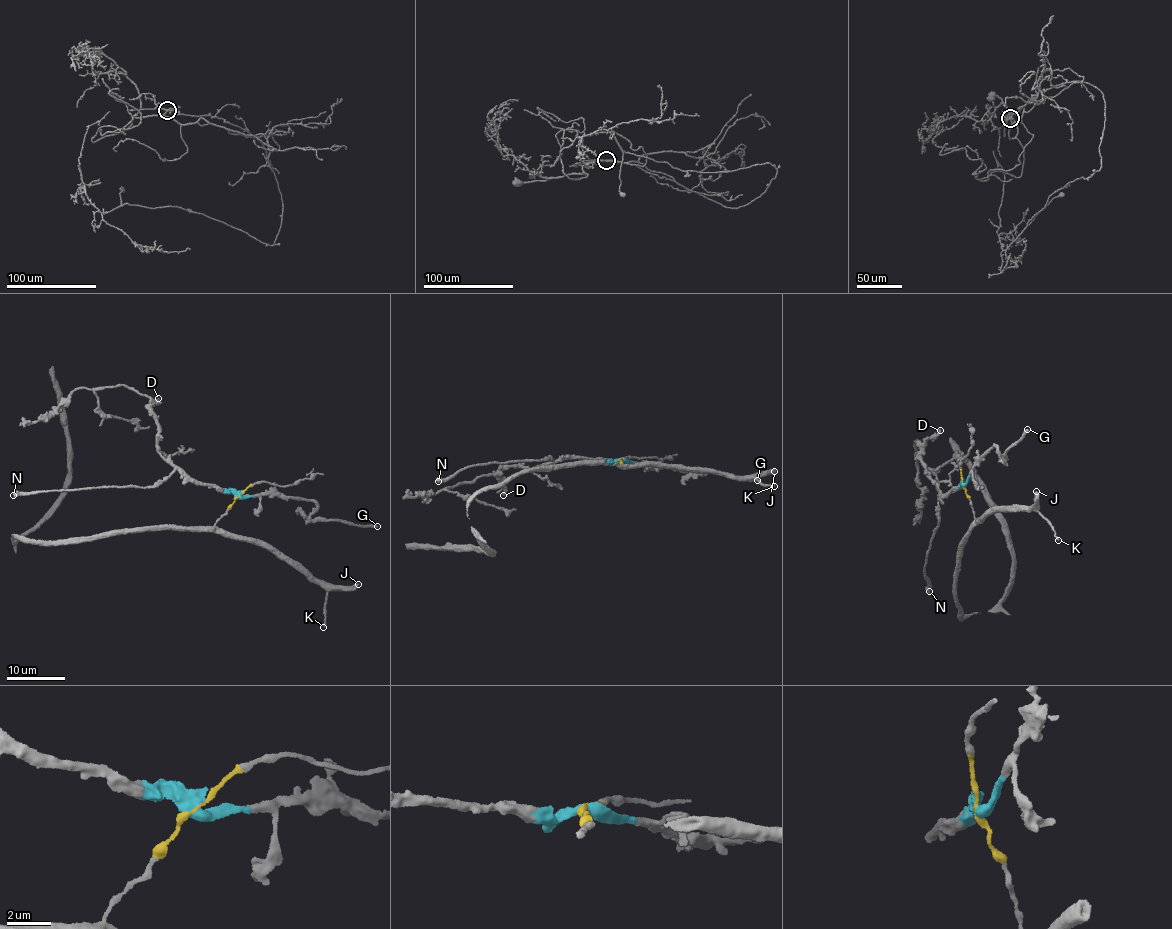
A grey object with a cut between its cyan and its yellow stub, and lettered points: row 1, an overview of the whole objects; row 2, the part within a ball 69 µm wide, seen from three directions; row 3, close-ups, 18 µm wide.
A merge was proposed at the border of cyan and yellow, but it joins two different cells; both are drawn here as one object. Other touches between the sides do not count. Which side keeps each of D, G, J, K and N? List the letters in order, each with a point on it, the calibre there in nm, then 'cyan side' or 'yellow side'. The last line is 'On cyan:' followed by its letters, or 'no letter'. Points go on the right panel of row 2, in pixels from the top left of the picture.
D: at (940, 430); 260 nm thick; cyan side
G: at (1027, 429); 280 nm thick; cyan side
J: at (1036, 491); 440 nm thick; yellow side
K: at (1058, 540); 200 nm thick; yellow side
N: at (929, 591); 500 nm thick; cyan side
On cyan: D, G, N

